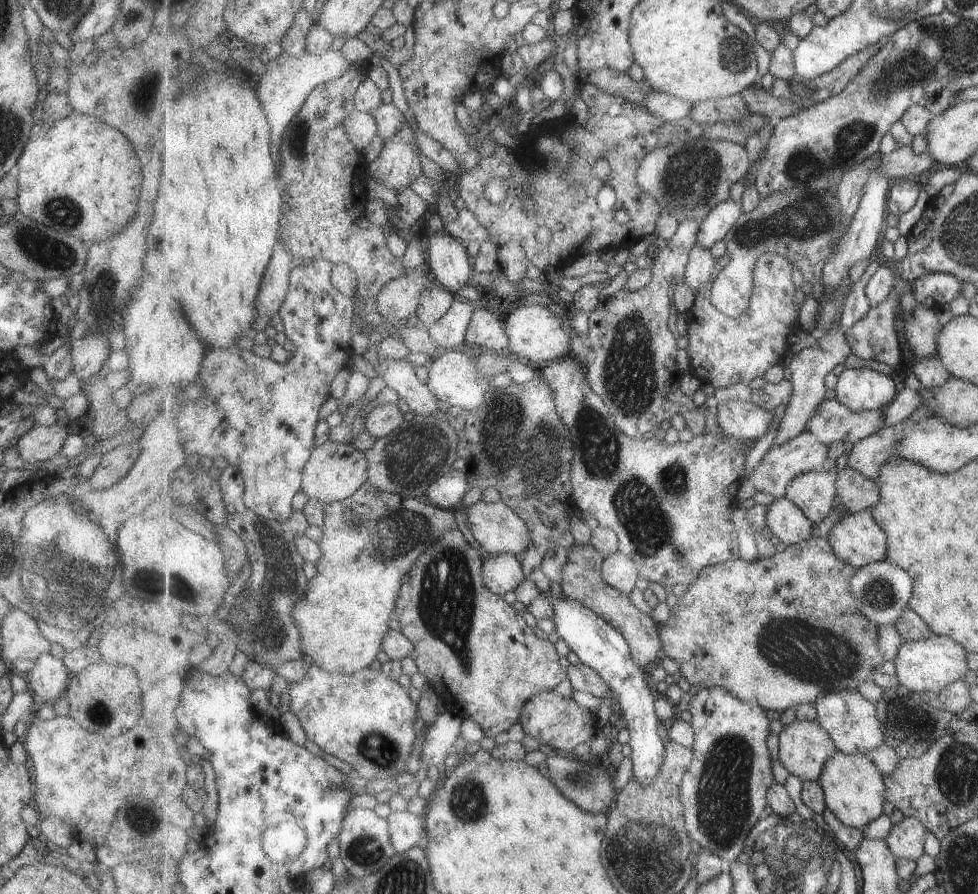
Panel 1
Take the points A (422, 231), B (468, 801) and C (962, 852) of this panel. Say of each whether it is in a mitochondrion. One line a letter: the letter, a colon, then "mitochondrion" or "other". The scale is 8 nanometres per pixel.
A: other
B: mitochondrion
C: mitochondrion

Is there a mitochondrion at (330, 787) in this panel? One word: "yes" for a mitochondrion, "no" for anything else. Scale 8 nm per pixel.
yes

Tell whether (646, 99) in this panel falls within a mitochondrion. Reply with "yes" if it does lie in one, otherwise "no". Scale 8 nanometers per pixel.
no

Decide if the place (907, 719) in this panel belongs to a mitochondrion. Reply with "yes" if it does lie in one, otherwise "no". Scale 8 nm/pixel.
yes

